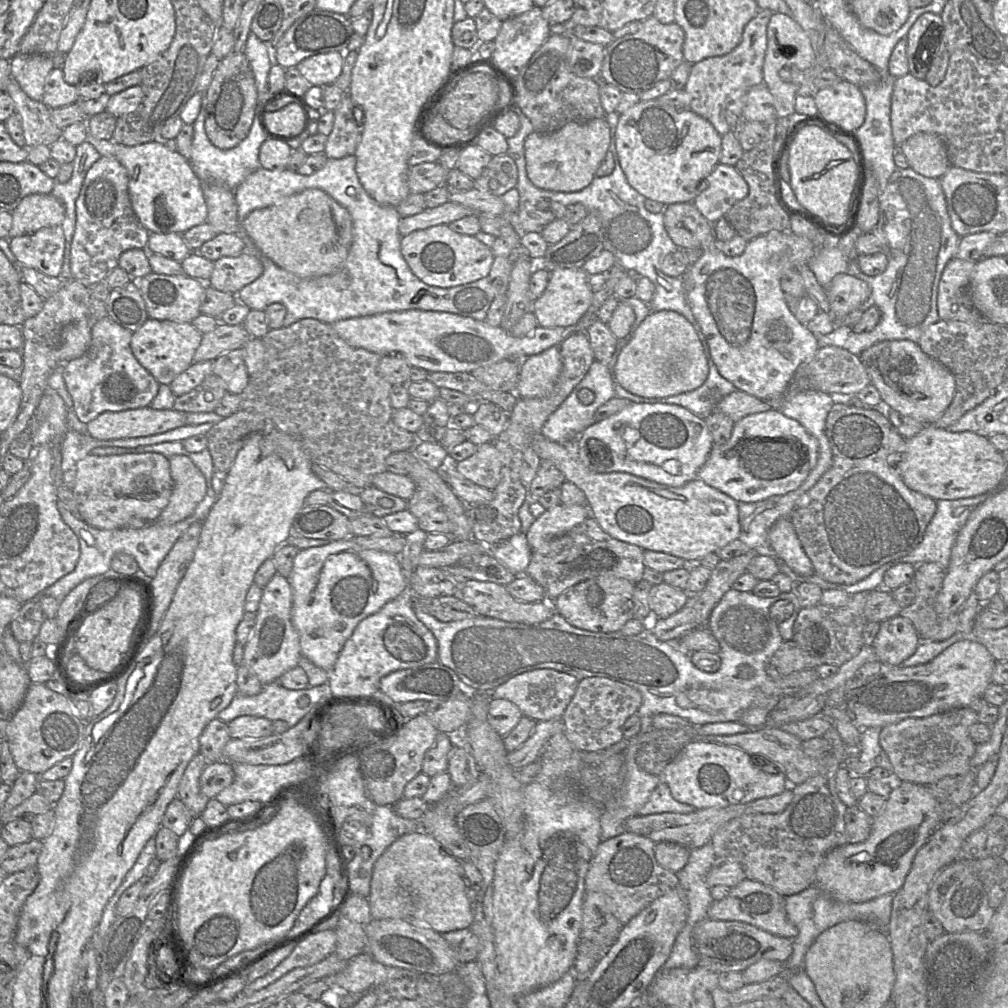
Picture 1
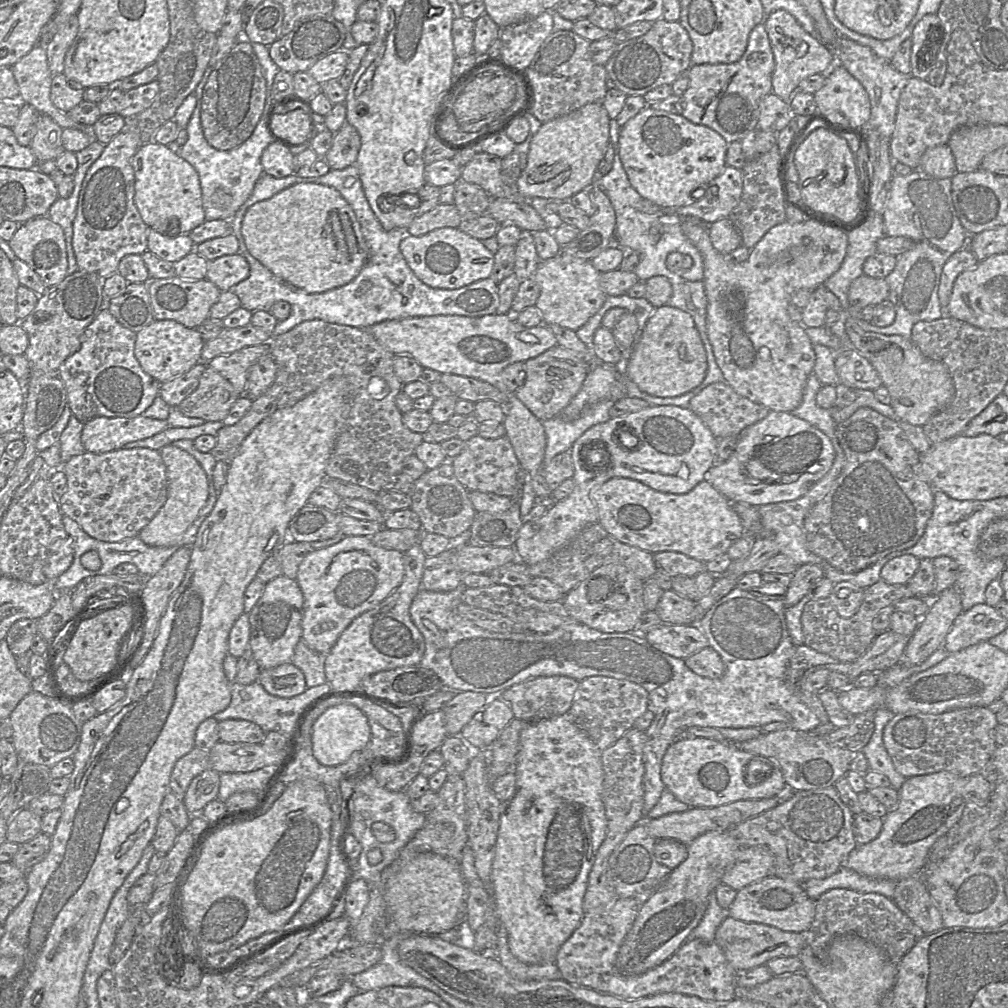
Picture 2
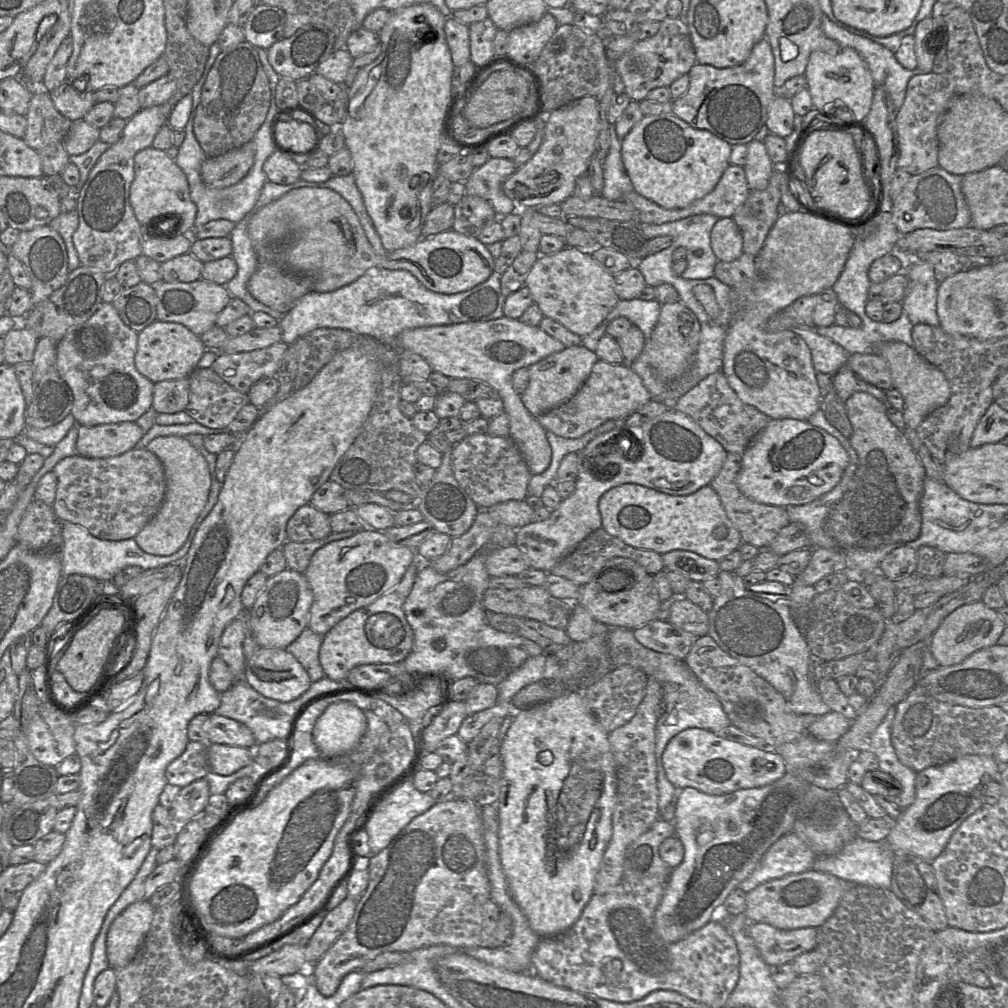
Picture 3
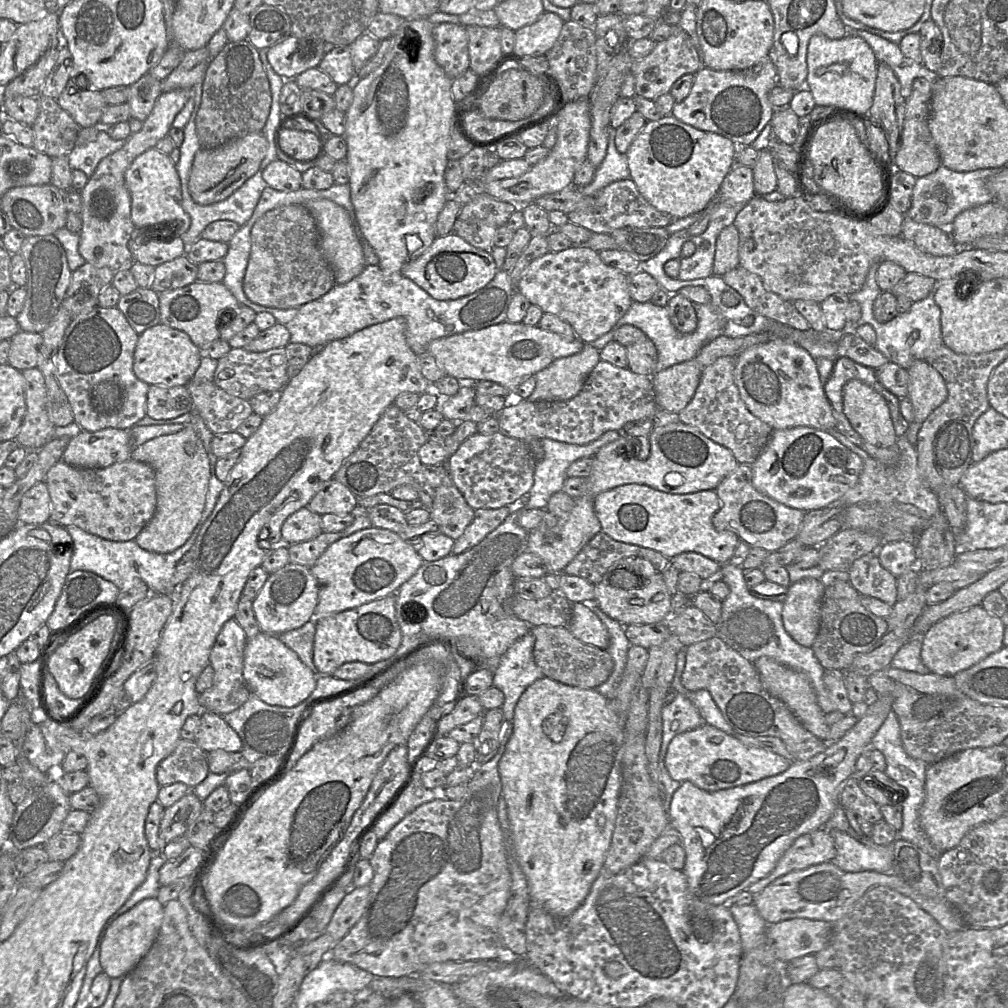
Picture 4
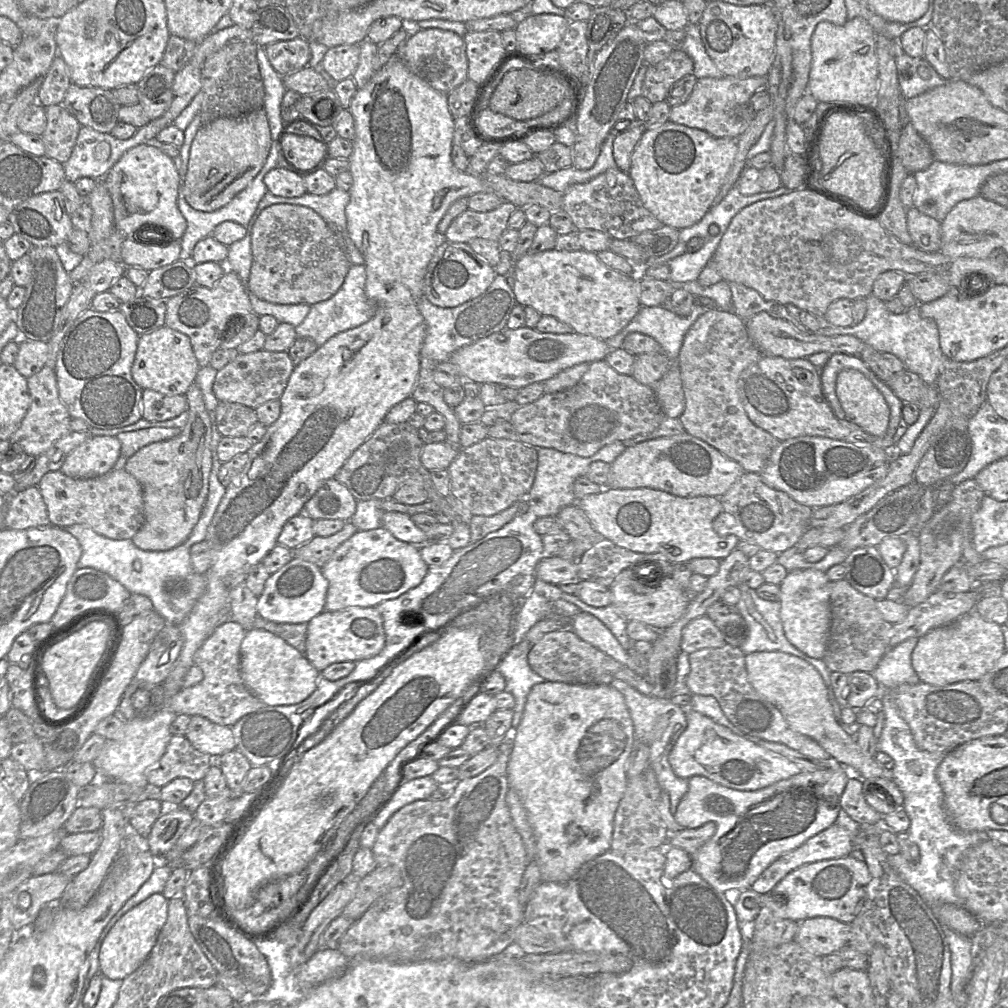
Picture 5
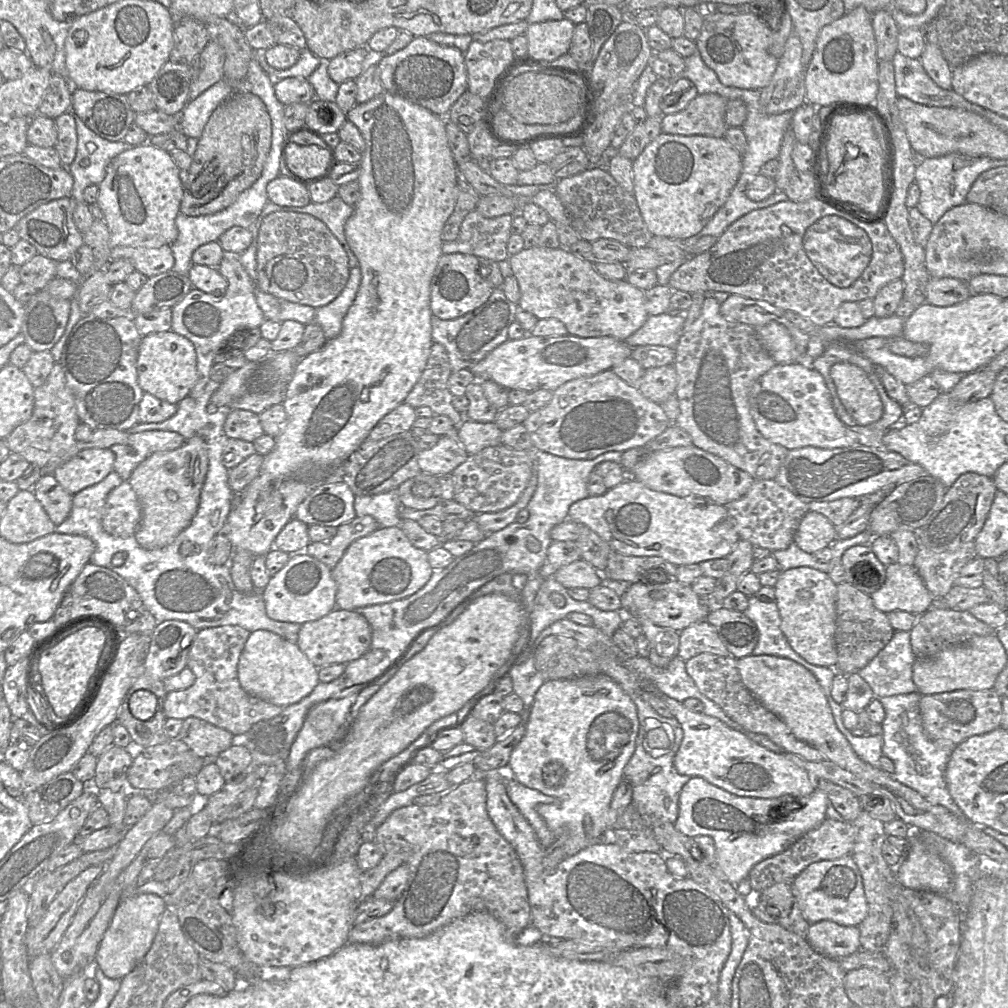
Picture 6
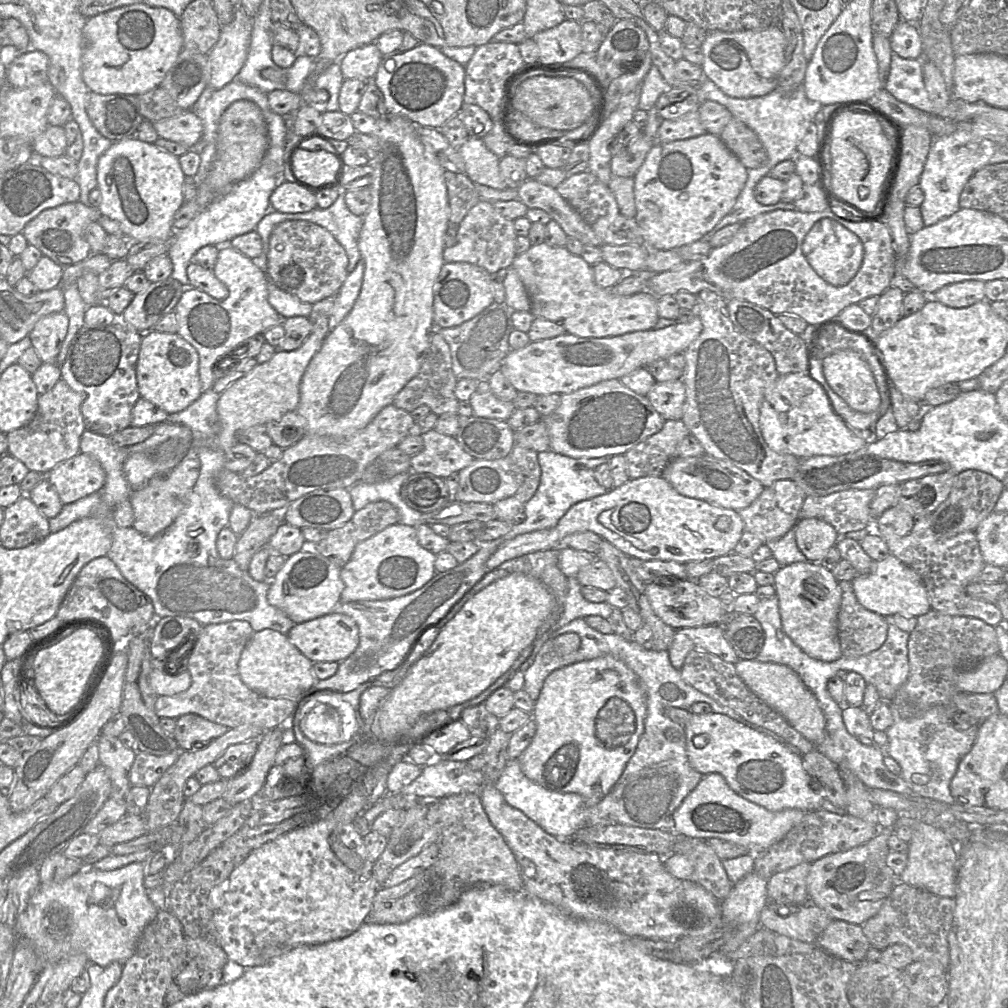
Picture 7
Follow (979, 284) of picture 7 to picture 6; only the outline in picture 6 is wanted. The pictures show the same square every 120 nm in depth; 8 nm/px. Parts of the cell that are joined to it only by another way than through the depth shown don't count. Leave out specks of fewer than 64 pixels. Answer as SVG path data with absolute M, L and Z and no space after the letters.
M930 277L926 286L926 302L946 307L966 300L972 295L967 281L944 277Z

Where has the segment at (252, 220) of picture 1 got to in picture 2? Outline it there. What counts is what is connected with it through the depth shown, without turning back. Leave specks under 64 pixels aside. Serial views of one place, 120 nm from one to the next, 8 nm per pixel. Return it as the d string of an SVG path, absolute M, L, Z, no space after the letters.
M295 184L252 205L242 220L241 233L254 258L308 293L323 293L350 283L368 259L354 211L335 188L322 184Z

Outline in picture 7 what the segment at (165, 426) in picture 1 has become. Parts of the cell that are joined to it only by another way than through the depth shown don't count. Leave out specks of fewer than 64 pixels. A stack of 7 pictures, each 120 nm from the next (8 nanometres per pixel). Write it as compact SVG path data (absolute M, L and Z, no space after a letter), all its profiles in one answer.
M80 452L56 465L45 478L54 486L63 505L66 505L100 491L106 475L95 458Z

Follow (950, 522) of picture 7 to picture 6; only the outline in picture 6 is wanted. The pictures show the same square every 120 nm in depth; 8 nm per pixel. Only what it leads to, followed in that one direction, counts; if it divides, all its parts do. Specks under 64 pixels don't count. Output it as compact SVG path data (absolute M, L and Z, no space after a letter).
M967 472L960 475L957 480L947 489L943 500L937 509L932 513L927 522L921 528L914 530L917 538L917 550L918 542L932 551L940 553L955 551L962 544L974 541L986 521L997 491L998 489L996 488L991 477L974 472Z

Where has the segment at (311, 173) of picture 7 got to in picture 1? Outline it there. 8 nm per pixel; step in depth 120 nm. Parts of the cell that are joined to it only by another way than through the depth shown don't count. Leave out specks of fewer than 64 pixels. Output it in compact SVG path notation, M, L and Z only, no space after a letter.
M293 103L275 112L265 112L263 119L270 132L285 138L300 135L306 127L302 108Z

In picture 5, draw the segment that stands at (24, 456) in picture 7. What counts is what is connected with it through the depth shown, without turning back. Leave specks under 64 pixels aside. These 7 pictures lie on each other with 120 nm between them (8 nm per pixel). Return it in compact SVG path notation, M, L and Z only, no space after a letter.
M44 366L38 373L27 378L30 406L20 427L10 437L12 452L24 452L38 457L47 451L54 442L71 431L70 416L58 393L57 378L53 367Z

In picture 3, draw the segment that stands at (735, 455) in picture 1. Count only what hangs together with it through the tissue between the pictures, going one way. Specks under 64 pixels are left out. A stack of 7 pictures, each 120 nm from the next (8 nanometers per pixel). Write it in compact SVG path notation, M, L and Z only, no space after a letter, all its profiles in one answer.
M791 418L770 419L768 425L751 441L741 458L742 467L736 479L739 490L758 503L784 508L810 503L830 492L840 482L849 463L848 453L835 437L808 421Z

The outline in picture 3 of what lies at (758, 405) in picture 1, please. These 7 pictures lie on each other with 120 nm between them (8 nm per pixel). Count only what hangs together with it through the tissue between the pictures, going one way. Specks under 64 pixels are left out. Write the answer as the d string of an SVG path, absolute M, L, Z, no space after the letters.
M722 371L715 372L704 378L688 393L680 397L673 409L689 416L707 434L717 440L727 453L731 452L738 455L745 452L754 437L770 421L767 415L739 399Z

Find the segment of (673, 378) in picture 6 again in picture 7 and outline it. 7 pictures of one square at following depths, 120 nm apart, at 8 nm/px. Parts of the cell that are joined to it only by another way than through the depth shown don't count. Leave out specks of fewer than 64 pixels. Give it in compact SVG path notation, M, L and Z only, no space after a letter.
M682 380L656 382L646 397L666 421L682 419L686 398Z

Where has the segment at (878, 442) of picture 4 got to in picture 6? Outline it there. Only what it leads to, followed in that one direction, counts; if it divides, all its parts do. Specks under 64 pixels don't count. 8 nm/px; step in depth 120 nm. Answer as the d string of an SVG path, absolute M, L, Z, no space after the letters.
M848 362L830 368L837 395L857 425L877 422L883 415L882 400L865 371Z

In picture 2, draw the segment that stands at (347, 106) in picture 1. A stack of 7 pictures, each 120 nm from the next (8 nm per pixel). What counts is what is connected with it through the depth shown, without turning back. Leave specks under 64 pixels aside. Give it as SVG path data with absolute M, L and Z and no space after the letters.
M345 121L341 128L334 133L332 146L324 159L330 169L345 169L355 163L360 145L358 131Z

